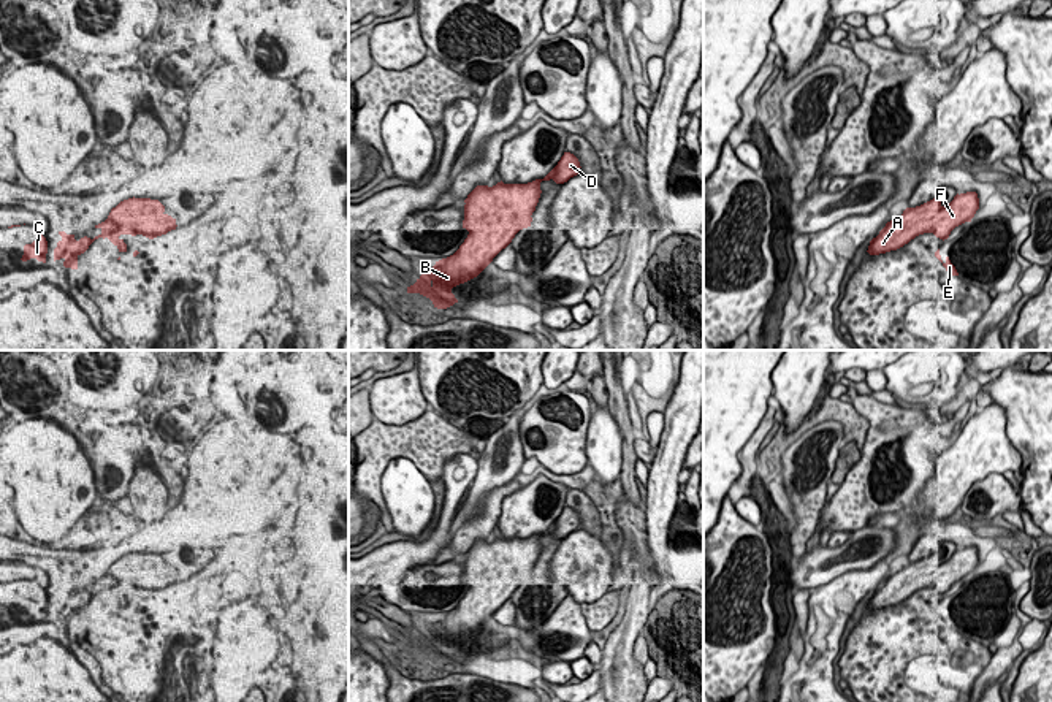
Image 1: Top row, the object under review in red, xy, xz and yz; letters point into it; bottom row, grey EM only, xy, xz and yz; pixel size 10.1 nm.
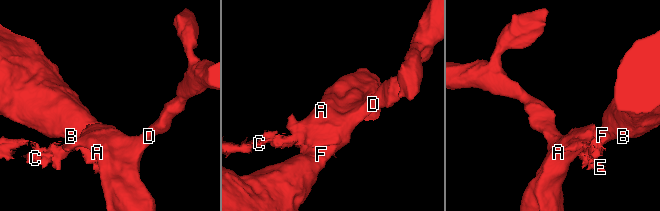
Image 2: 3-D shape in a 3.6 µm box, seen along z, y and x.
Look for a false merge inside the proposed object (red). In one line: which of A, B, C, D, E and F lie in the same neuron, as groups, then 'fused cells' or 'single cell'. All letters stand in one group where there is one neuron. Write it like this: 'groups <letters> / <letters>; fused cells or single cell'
groups A B C D E F; single cell

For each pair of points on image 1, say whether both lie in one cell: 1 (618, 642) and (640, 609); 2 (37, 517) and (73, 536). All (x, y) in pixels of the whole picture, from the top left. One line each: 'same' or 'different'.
1: same
2: different

